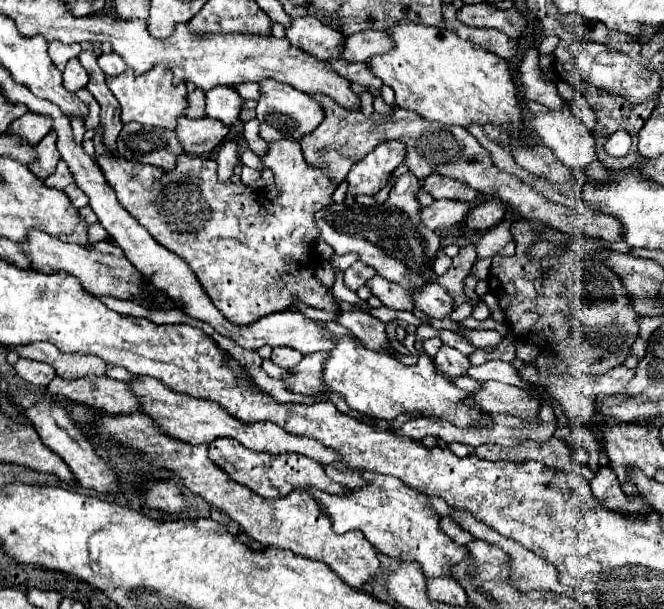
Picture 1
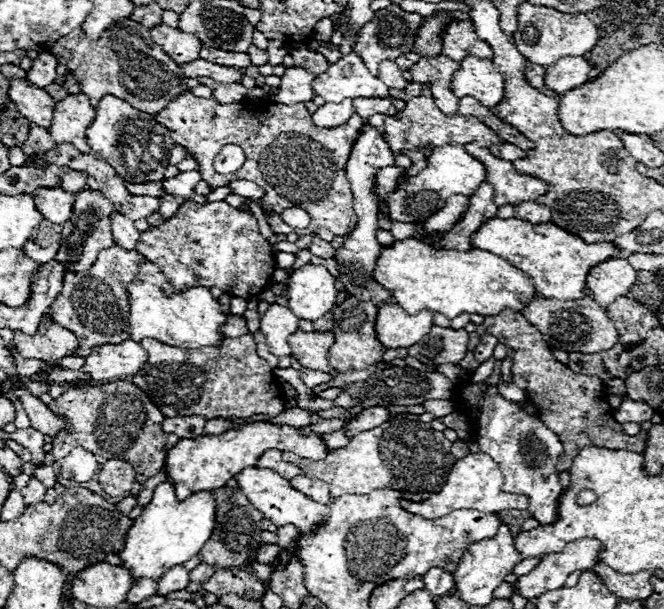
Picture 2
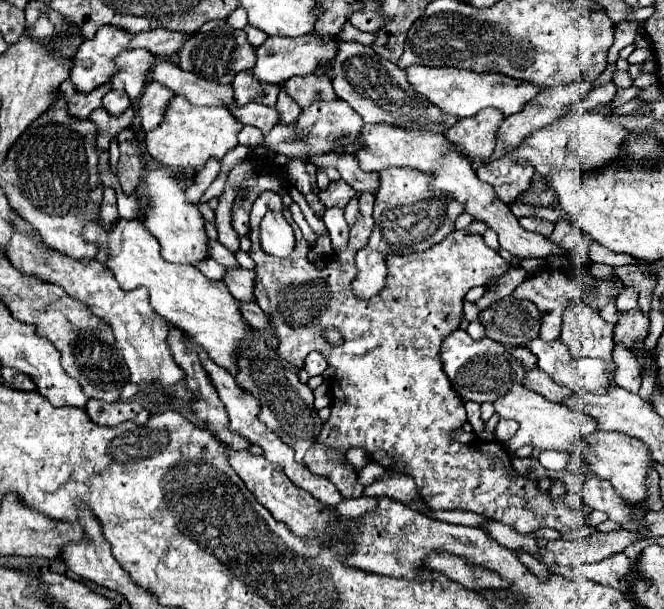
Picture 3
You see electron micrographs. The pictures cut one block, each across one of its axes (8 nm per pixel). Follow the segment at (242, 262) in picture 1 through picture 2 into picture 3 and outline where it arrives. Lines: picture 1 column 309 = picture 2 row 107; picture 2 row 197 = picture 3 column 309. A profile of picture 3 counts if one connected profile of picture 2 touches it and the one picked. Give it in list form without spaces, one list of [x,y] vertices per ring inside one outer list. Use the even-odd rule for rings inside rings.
[[[262,192],[250,212],[250,258],[256,262],[254,274],[254,298],[256,304],[264,310],[264,314],[270,320],[270,326],[278,338],[278,354],[294,364],[296,368],[304,366],[304,358],[312,352],[318,350],[330,366],[336,370],[334,381],[340,389],[331,389],[331,394],[342,394],[342,398],[336,398],[332,402],[332,412],[328,422],[324,424],[320,432],[318,446],[312,446],[312,450],[306,454],[304,462],[310,468],[310,472],[320,474],[330,478],[344,498],[360,498],[362,496],[362,484],[356,480],[356,470],[346,468],[336,458],[328,458],[324,454],[326,446],[332,446],[338,450],[338,454],[344,458],[344,452],[350,446],[360,446],[366,450],[370,460],[376,464],[384,466],[386,470],[392,472],[402,472],[408,474],[416,480],[418,484],[418,494],[422,500],[428,504],[432,510],[468,510],[476,512],[488,518],[494,518],[498,522],[504,522],[512,526],[520,534],[534,532],[538,528],[556,528],[558,532],[574,530],[586,524],[586,516],[580,510],[572,510],[566,506],[564,498],[550,500],[546,492],[540,492],[536,488],[534,480],[522,478],[514,466],[512,458],[506,450],[504,444],[500,442],[480,442],[480,444],[460,444],[452,440],[452,432],[460,430],[464,420],[466,420],[466,410],[462,398],[454,392],[448,376],[442,372],[442,362],[438,356],[440,344],[444,336],[454,332],[460,324],[462,318],[462,302],[464,296],[470,288],[474,286],[486,286],[492,276],[506,274],[510,264],[492,248],[488,248],[478,234],[466,234],[466,230],[456,230],[444,238],[444,242],[438,242],[436,246],[424,250],[424,252],[414,252],[406,256],[398,254],[388,254],[386,264],[388,264],[388,280],[382,290],[382,294],[370,298],[370,300],[358,300],[352,294],[352,278],[356,274],[354,268],[354,256],[360,248],[368,244],[368,238],[374,228],[374,218],[372,218],[372,206],[374,206],[374,194],[360,194],[358,208],[360,208],[360,218],[350,226],[350,238],[348,244],[340,250],[336,250],[332,256],[324,258],[324,268],[318,268],[310,262],[306,262],[306,240],[302,238],[300,228],[292,220],[292,214],[288,208],[282,208],[280,194],[276,192]],[[268,210],[282,210],[286,222],[294,228],[296,236],[296,246],[294,252],[286,258],[274,258],[262,252],[260,242],[258,242],[258,224],[262,216]],[[328,328],[336,328],[342,334],[342,344],[332,346],[322,334]]]

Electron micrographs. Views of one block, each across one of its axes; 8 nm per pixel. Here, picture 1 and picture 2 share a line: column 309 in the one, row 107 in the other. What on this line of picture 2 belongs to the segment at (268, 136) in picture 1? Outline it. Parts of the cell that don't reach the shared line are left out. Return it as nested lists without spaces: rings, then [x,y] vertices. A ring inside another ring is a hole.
[[[108,94],[96,106],[96,116],[86,128],[86,142],[90,150],[102,156],[122,180],[130,184],[144,184],[144,182],[160,182],[164,180],[164,170],[168,168],[168,156],[174,148],[174,140],[170,132],[154,120],[154,116],[132,108],[128,102]]]

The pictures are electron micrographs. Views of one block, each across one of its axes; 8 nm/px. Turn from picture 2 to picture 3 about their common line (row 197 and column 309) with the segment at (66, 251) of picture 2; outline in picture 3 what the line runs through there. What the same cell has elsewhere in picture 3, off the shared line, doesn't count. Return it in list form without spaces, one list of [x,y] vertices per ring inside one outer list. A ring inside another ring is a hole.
[[[322,74],[322,76],[294,76],[290,78],[288,82],[282,84],[284,90],[288,92],[288,96],[292,100],[296,100],[302,108],[312,104],[314,100],[330,100],[330,98],[336,98],[334,90],[332,90],[332,84],[330,84],[330,76]]]

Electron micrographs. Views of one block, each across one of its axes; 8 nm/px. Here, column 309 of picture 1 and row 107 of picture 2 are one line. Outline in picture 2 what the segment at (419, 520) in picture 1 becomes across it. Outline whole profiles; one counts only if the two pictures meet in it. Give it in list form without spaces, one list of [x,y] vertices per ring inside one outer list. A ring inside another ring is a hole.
[[[466,56],[452,76],[452,92],[458,98],[472,96],[492,108],[504,96],[504,78],[488,58]]]

